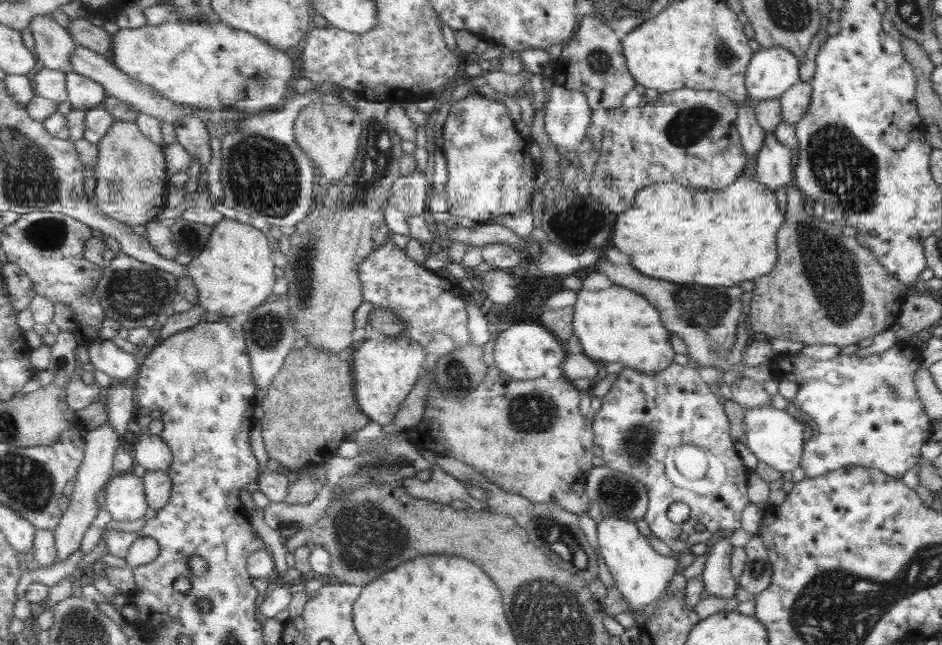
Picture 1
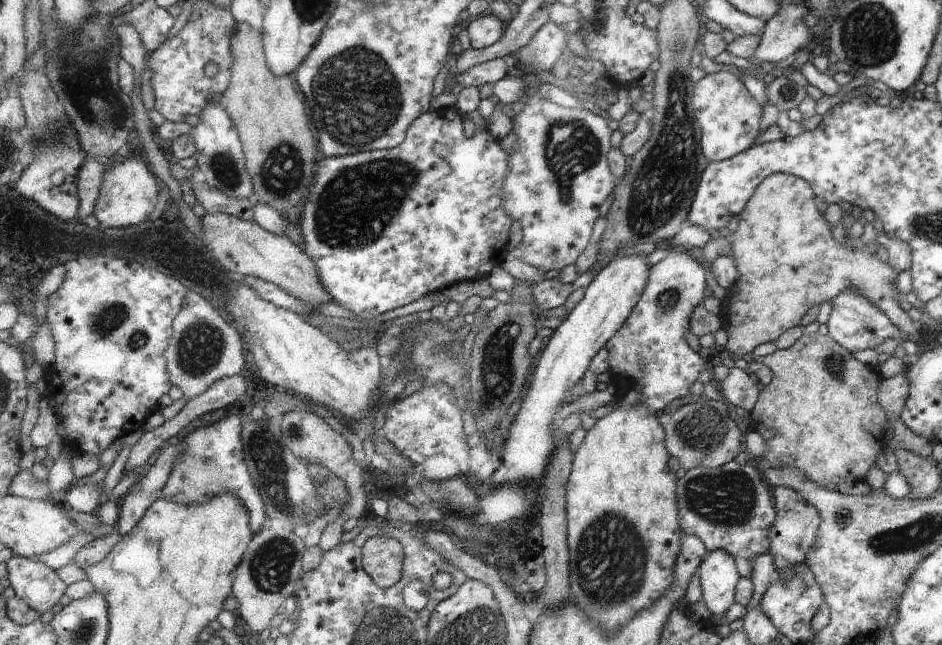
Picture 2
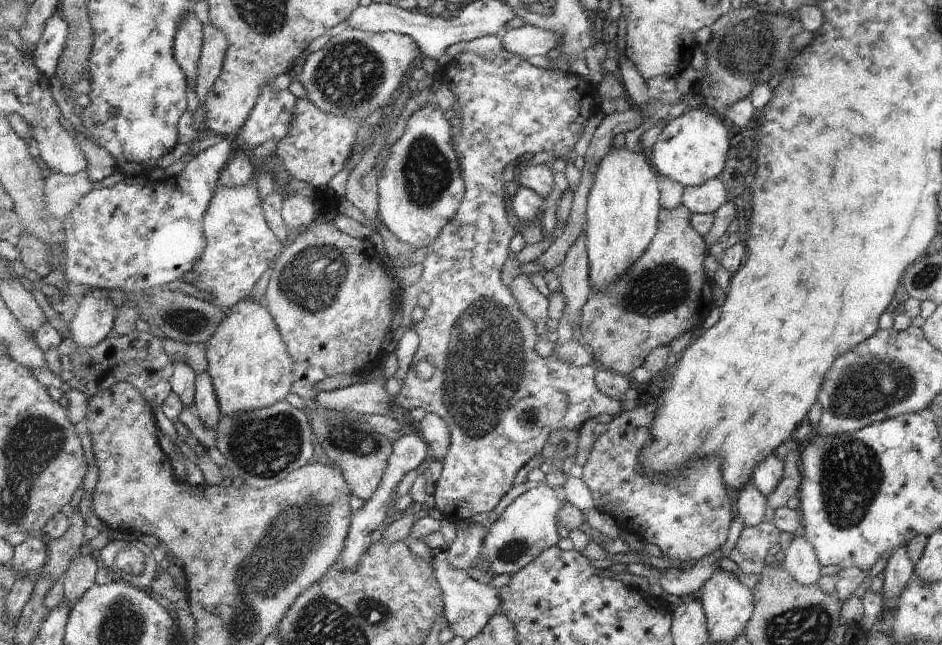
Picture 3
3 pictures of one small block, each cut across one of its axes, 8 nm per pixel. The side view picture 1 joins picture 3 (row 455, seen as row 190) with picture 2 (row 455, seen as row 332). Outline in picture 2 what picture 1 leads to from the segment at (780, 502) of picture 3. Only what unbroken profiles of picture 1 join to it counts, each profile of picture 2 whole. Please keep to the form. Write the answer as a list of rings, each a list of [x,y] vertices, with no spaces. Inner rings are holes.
[[[815,330],[811,331],[811,334],[803,334],[798,338],[791,346],[786,349],[775,349],[770,355],[764,357],[756,357],[757,362],[761,362],[771,370],[773,377],[768,385],[762,392],[759,392],[759,396],[753,405],[753,408],[749,412],[749,420],[752,422],[751,430],[757,432],[759,436],[765,441],[768,451],[764,456],[757,454],[753,459],[759,463],[759,471],[763,469],[774,469],[775,467],[791,467],[797,469],[802,475],[805,475],[809,480],[816,482],[819,486],[826,489],[835,489],[835,482],[838,478],[841,480],[852,480],[857,482],[864,480],[867,470],[871,467],[877,466],[877,456],[880,450],[885,446],[884,435],[881,429],[885,422],[885,415],[883,409],[876,403],[875,393],[877,385],[881,380],[875,367],[864,365],[857,361],[850,352],[847,352],[844,348],[841,348],[839,344],[833,342],[828,335],[821,335]]]

